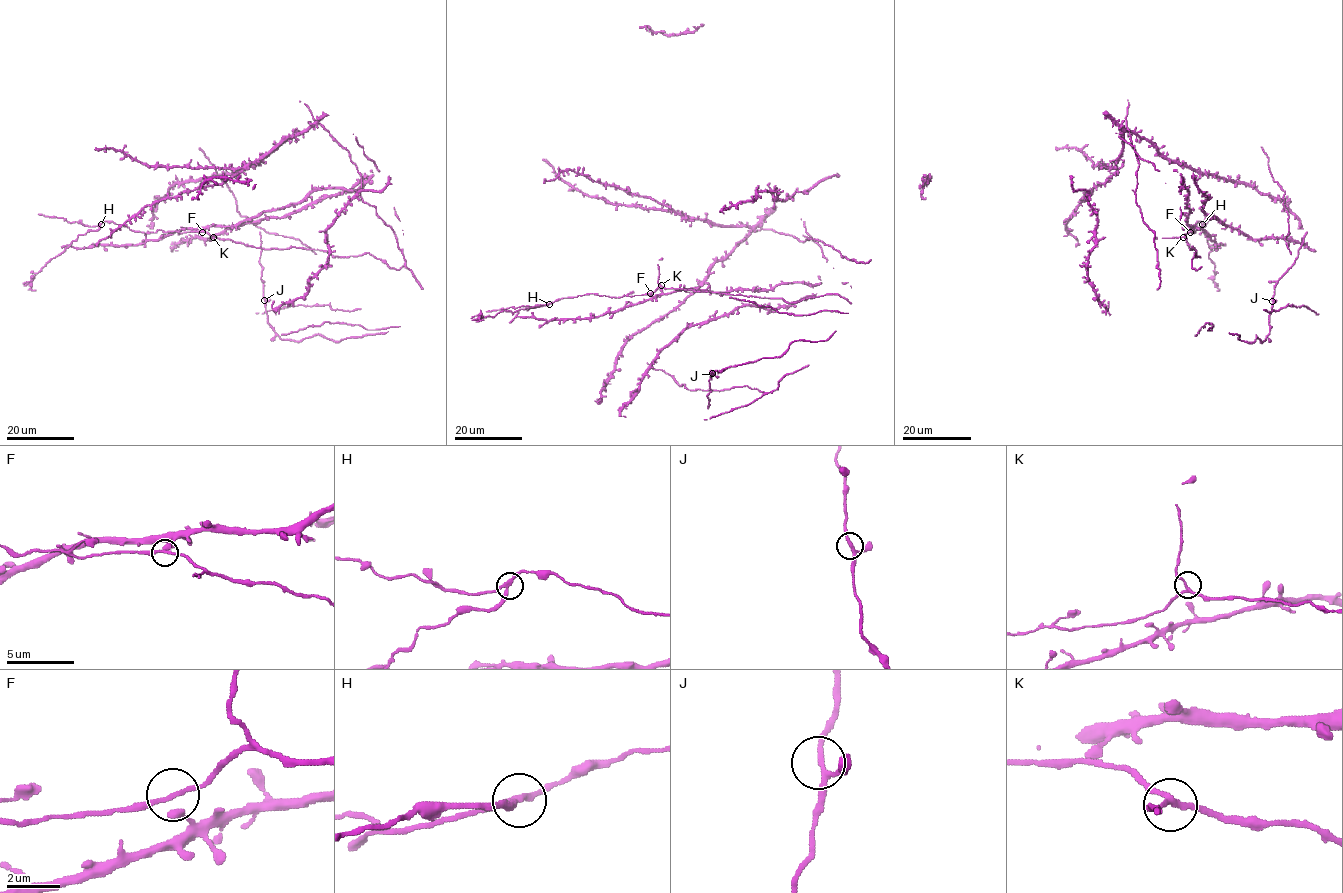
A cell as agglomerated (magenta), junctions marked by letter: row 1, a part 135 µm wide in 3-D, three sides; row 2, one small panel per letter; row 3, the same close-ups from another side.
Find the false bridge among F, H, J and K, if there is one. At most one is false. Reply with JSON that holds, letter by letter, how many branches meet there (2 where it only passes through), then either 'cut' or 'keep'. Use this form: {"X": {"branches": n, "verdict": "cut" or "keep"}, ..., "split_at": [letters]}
{"F": {"branches": 3, "verdict": "keep"}, "H": {"branches": 3, "verdict": "cut"}, "J": {"branches": 3, "verdict": "keep"}, "K": {"branches": 3, "verdict": "keep"}, "split_at": ["H"]}

